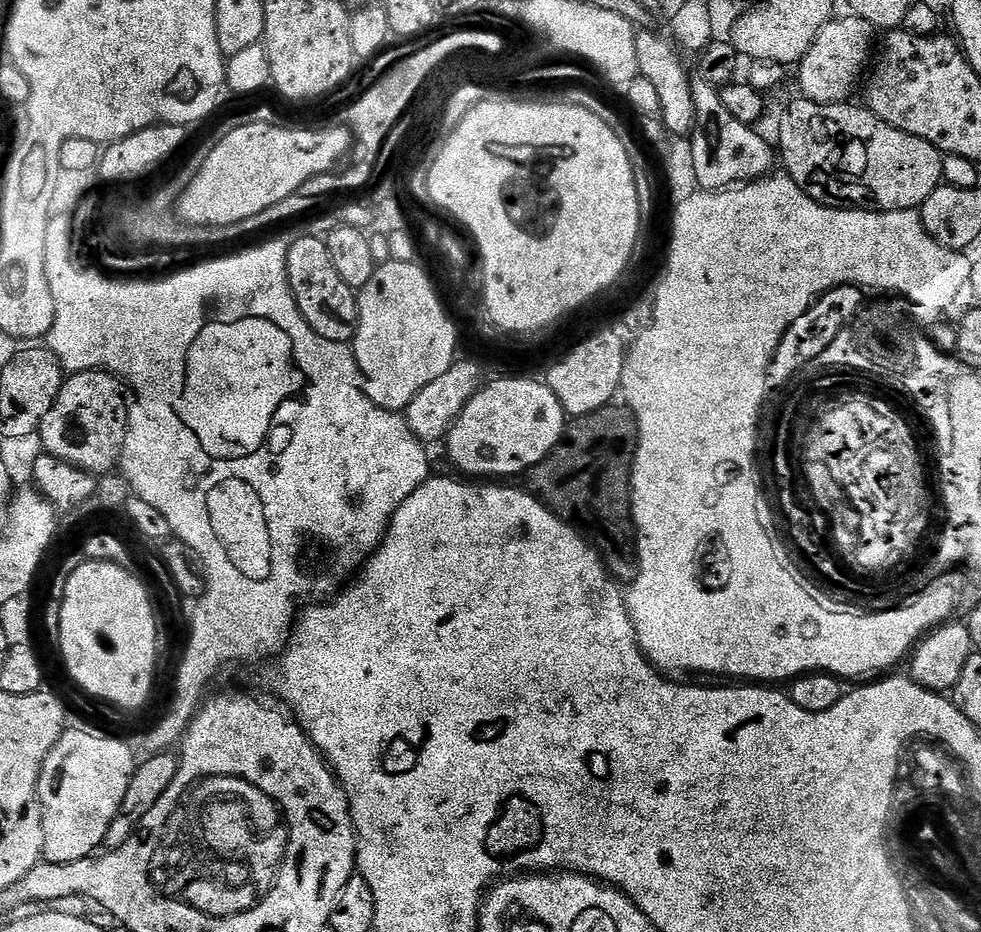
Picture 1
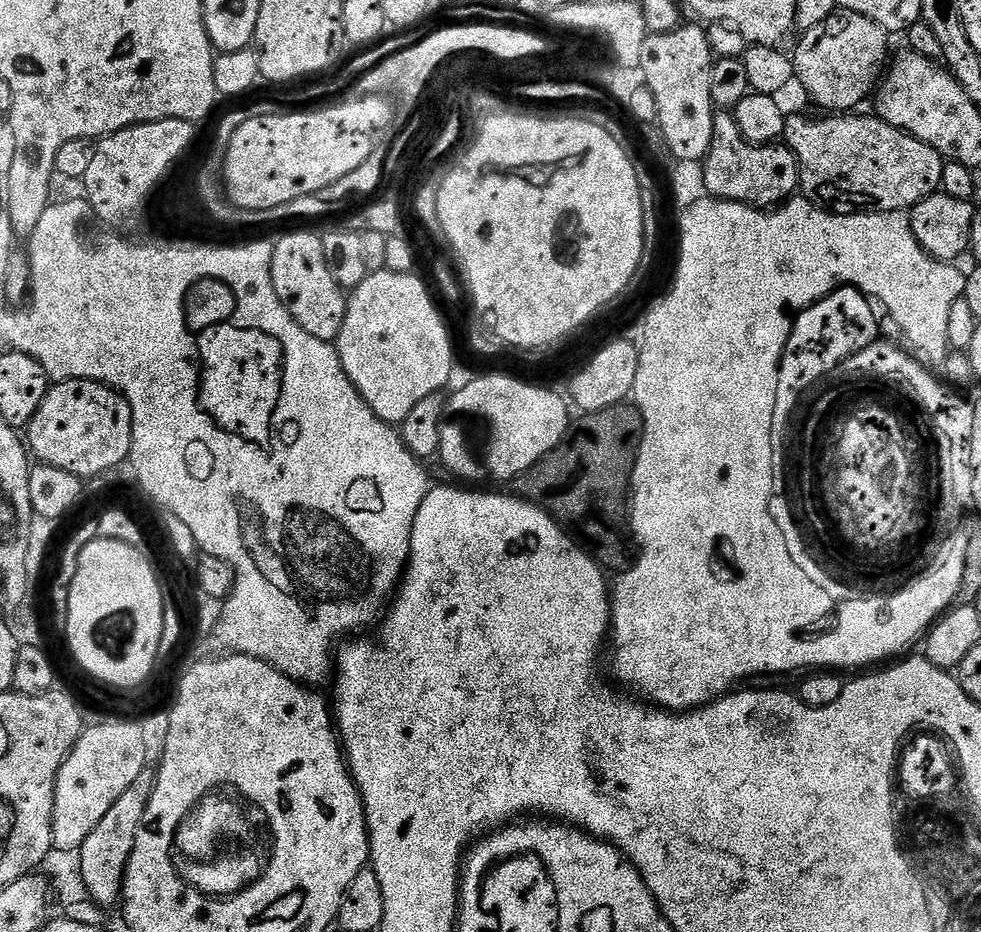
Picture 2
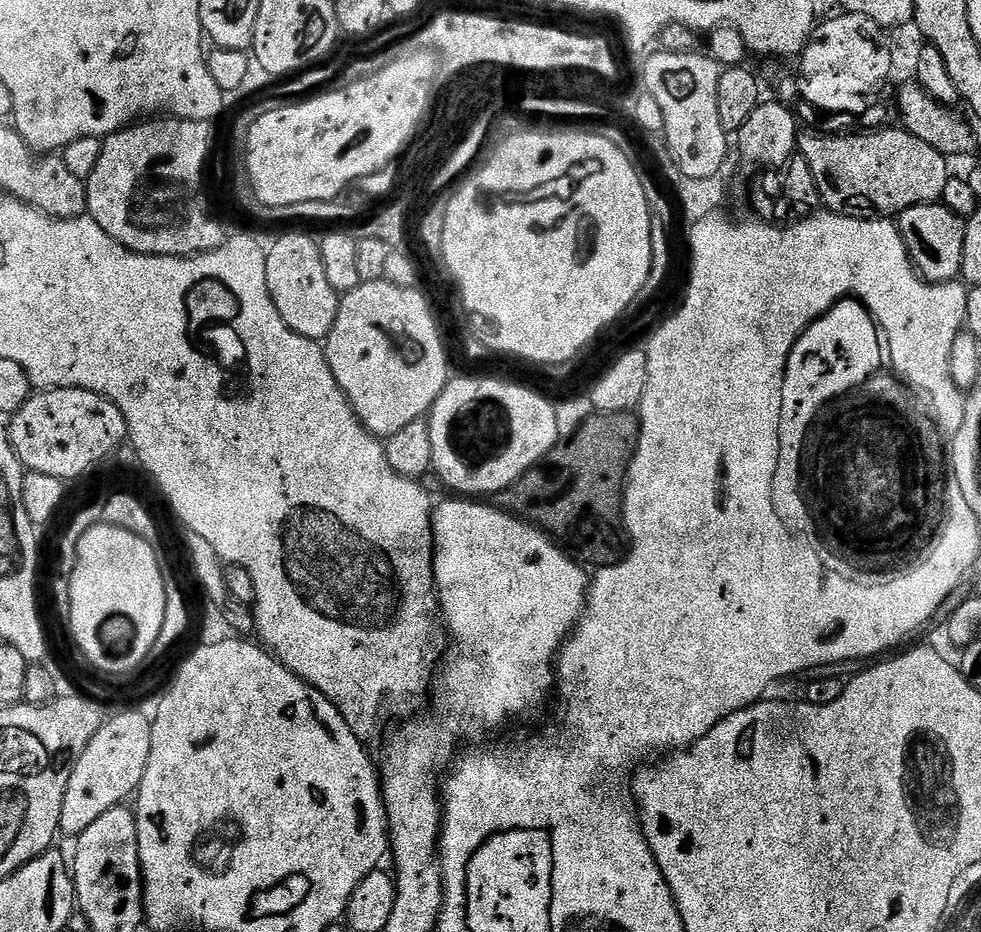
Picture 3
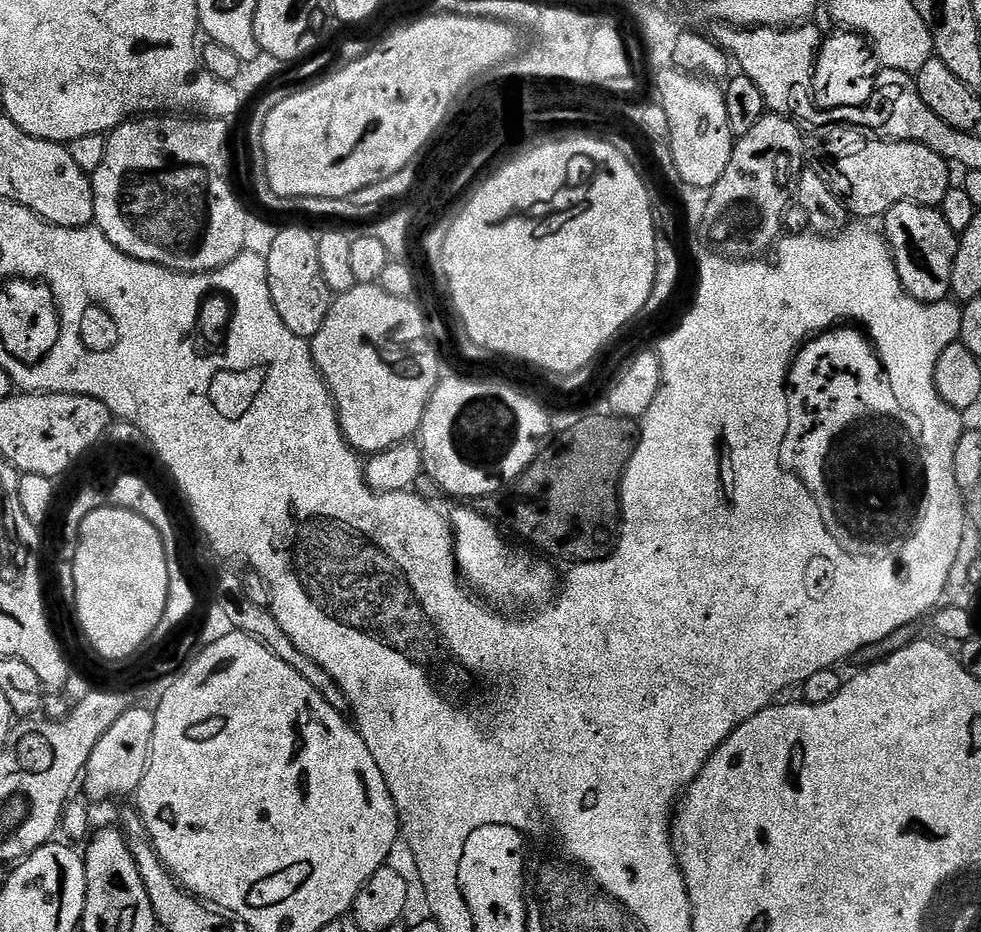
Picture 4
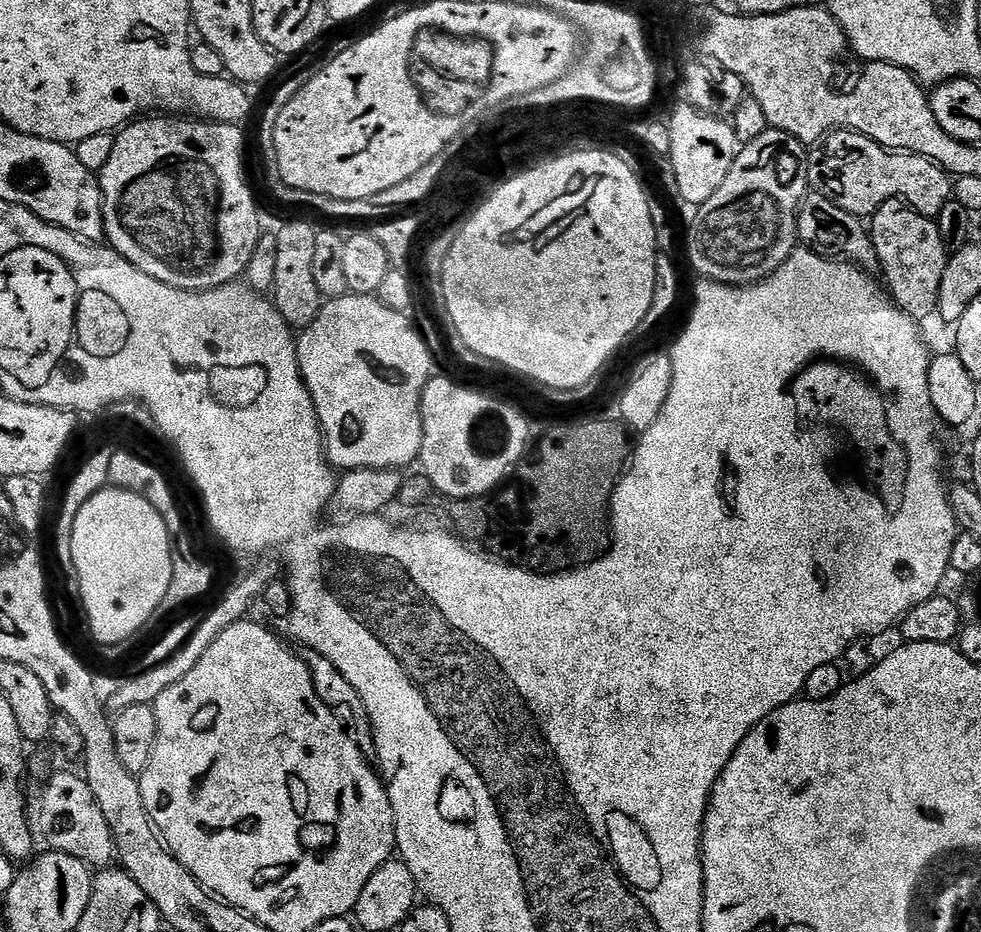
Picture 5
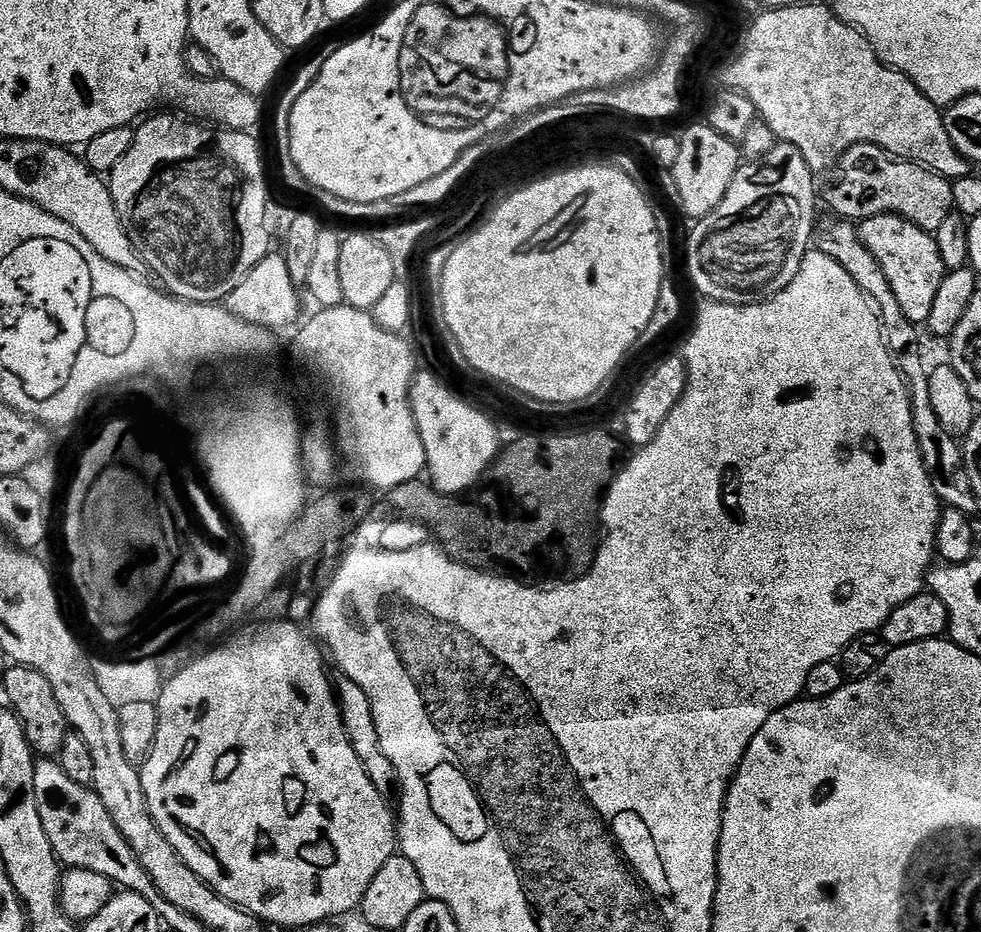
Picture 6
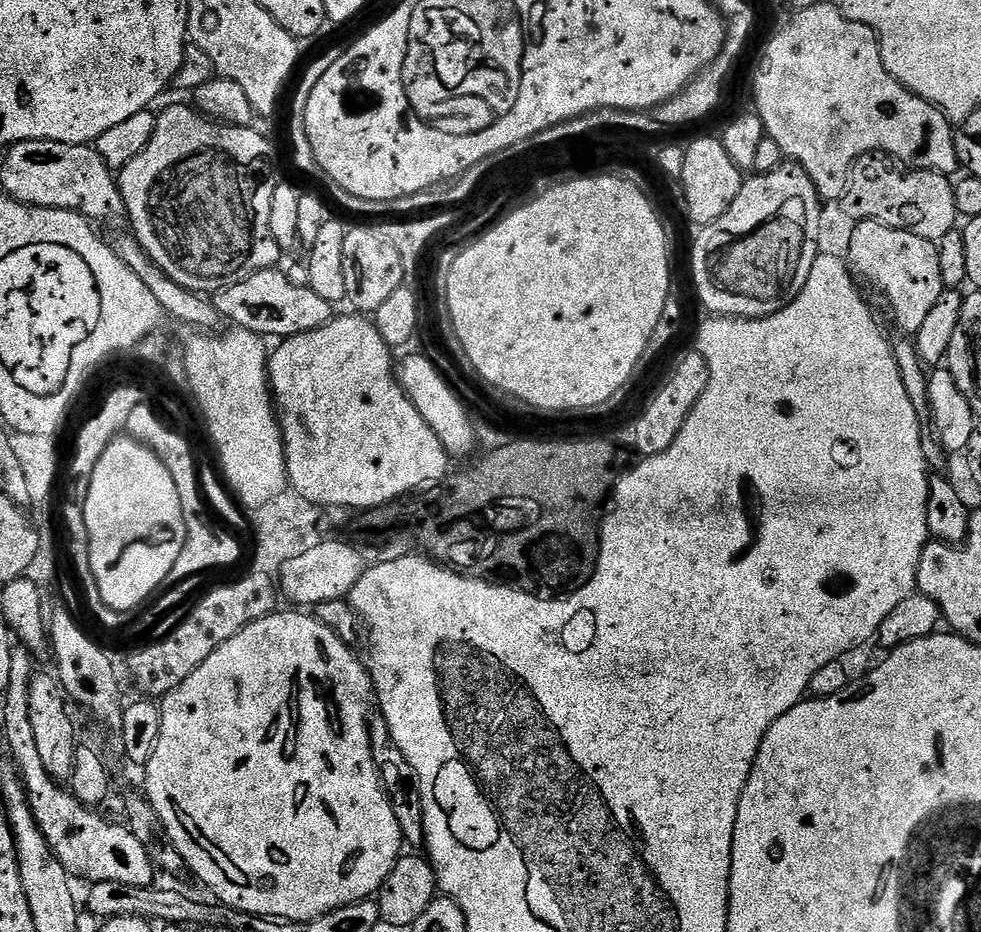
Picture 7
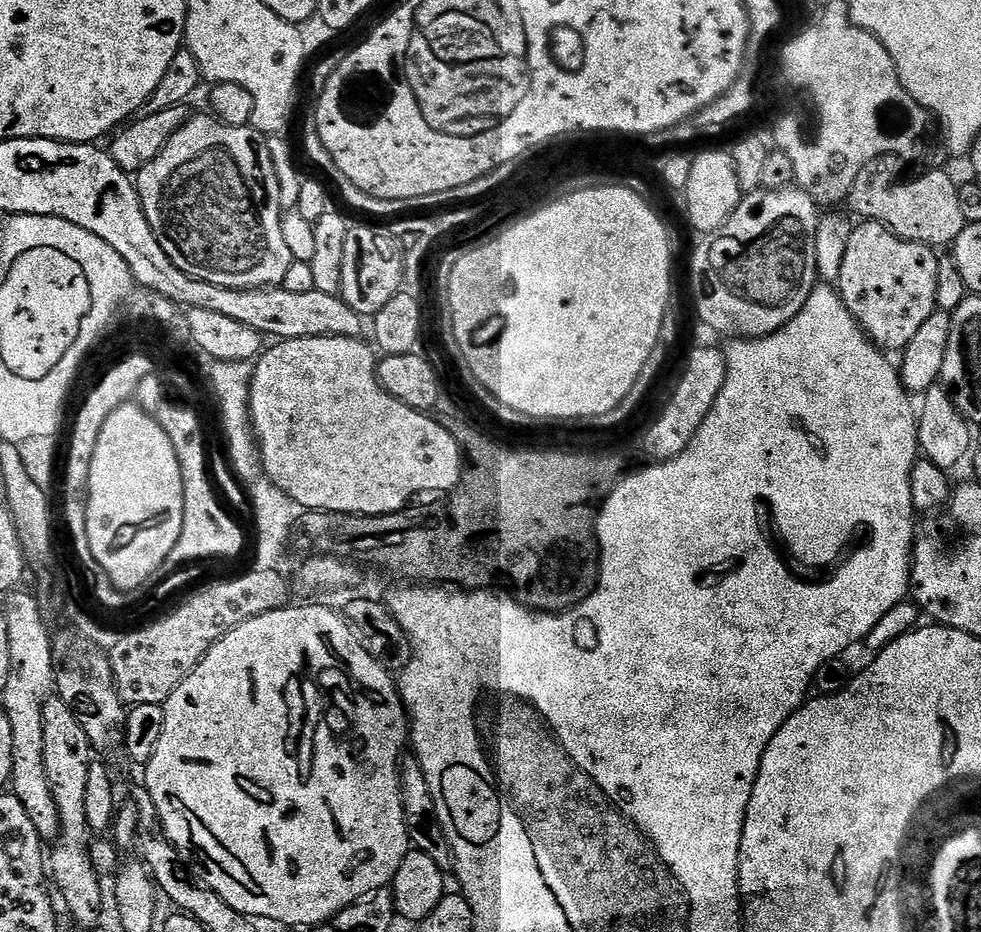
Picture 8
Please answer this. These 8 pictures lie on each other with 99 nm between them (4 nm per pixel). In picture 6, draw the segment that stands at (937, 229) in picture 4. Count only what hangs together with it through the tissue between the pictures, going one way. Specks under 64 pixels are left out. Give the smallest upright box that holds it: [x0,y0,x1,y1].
[859,212,946,326]

